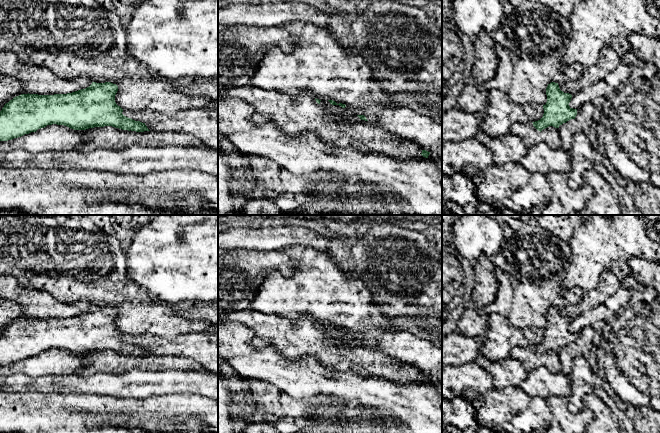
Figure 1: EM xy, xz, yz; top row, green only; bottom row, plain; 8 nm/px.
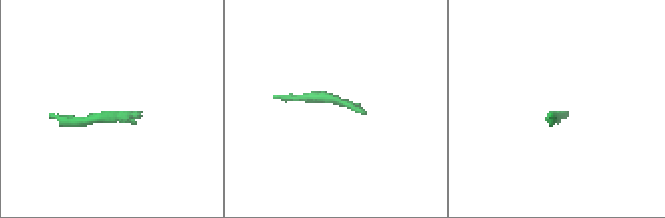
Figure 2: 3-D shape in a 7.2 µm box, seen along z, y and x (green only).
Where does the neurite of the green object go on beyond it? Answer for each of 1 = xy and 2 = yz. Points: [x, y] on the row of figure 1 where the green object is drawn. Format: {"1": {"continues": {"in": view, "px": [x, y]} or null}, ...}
{"1": {"continues": null}, "2": {"continues": null}}

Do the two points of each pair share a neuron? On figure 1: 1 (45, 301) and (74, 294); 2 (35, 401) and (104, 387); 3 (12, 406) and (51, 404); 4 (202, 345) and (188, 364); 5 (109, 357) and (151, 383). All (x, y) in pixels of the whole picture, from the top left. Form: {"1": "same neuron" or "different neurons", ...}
{"1": "different neurons", "2": "different neurons", "3": "same neuron", "4": "different neurons", "5": "different neurons"}

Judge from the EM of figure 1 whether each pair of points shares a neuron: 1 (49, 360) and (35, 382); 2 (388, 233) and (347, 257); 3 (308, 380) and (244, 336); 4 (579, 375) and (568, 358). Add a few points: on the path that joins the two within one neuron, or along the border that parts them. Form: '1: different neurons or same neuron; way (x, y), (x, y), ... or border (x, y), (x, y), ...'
1: different neurons; border (15, 373), (25, 373), (30, 376), (50, 376)
2: same neuron; way (382, 245), (363, 264), (359, 264)
3: same neuron; way (290, 375), (269, 364), (263, 364), (253, 354)
4: different neurons; border (586, 356), (579, 355), (574, 359), (568, 375)

